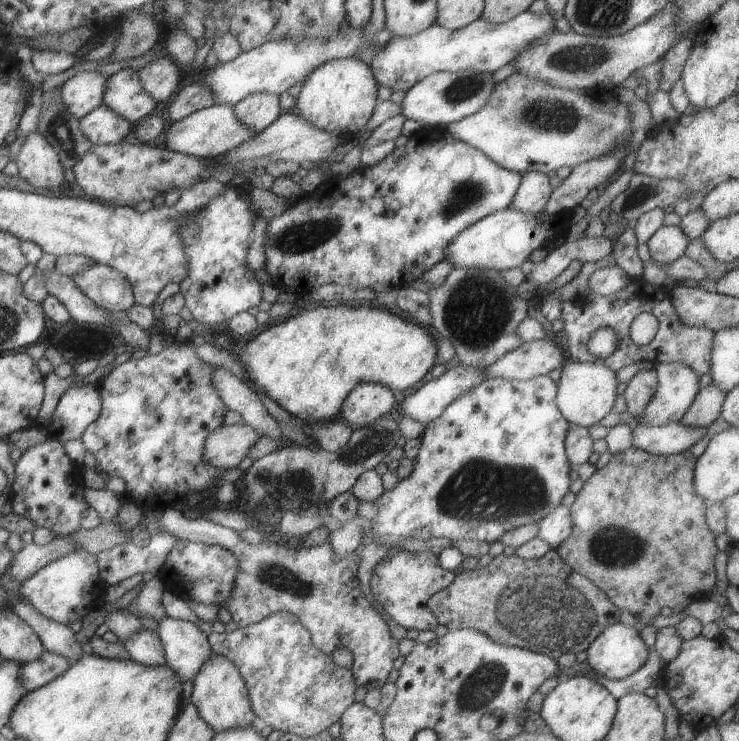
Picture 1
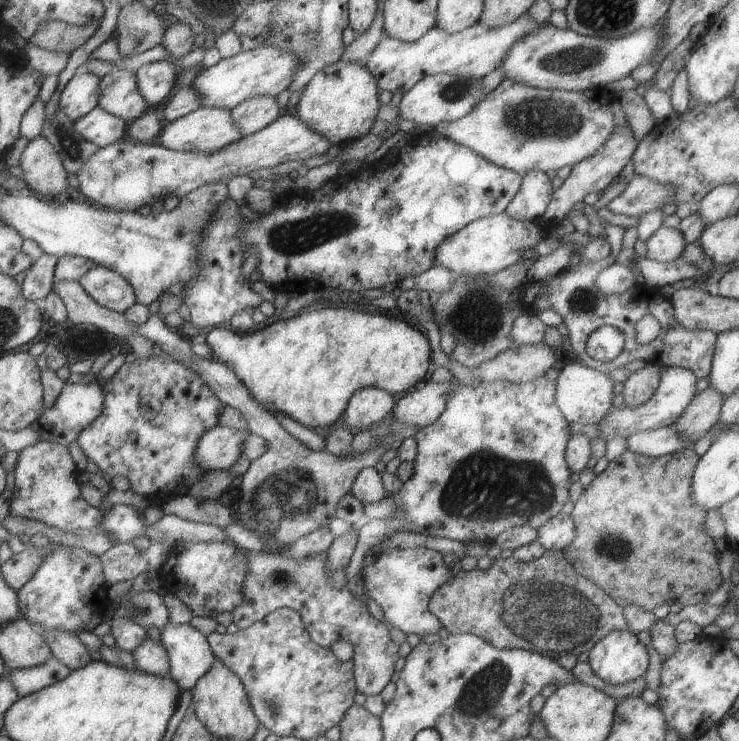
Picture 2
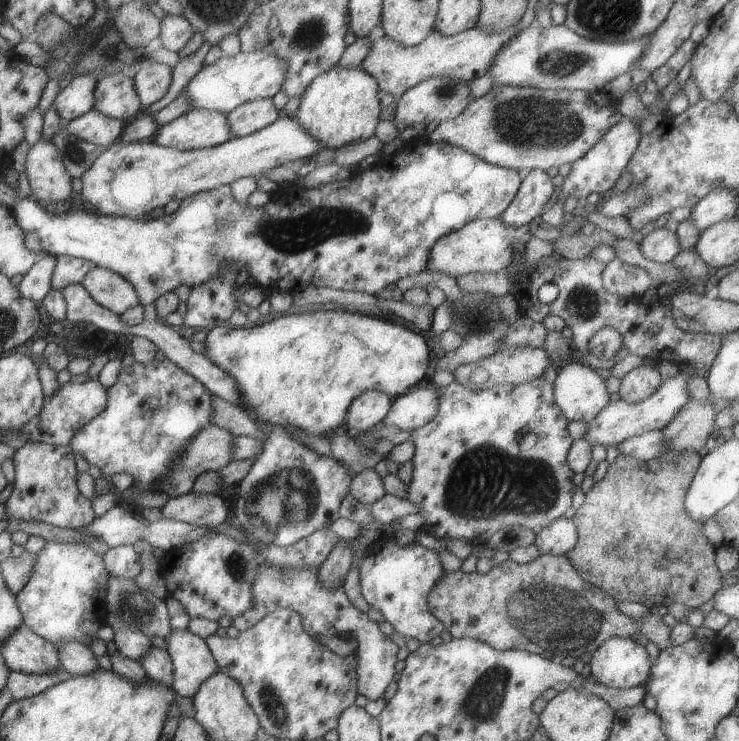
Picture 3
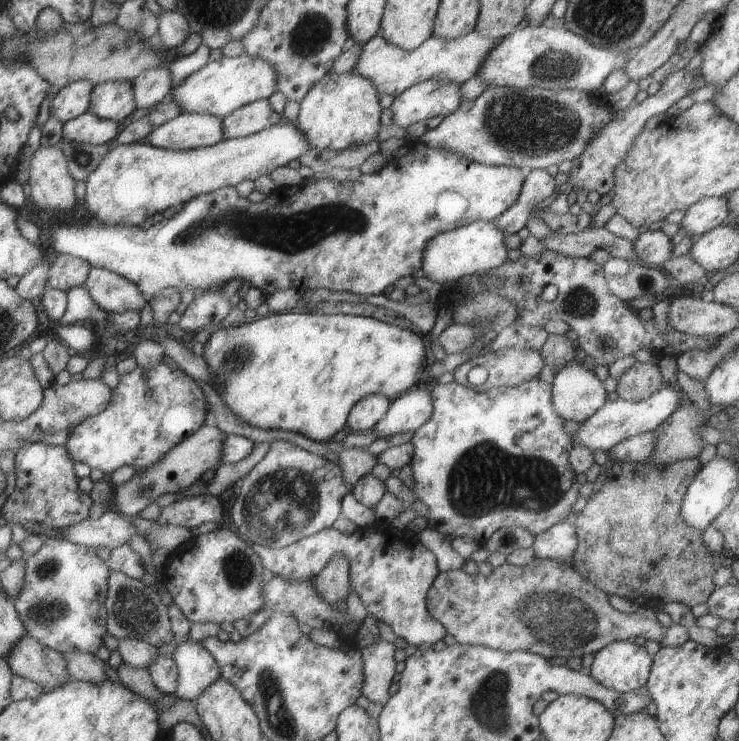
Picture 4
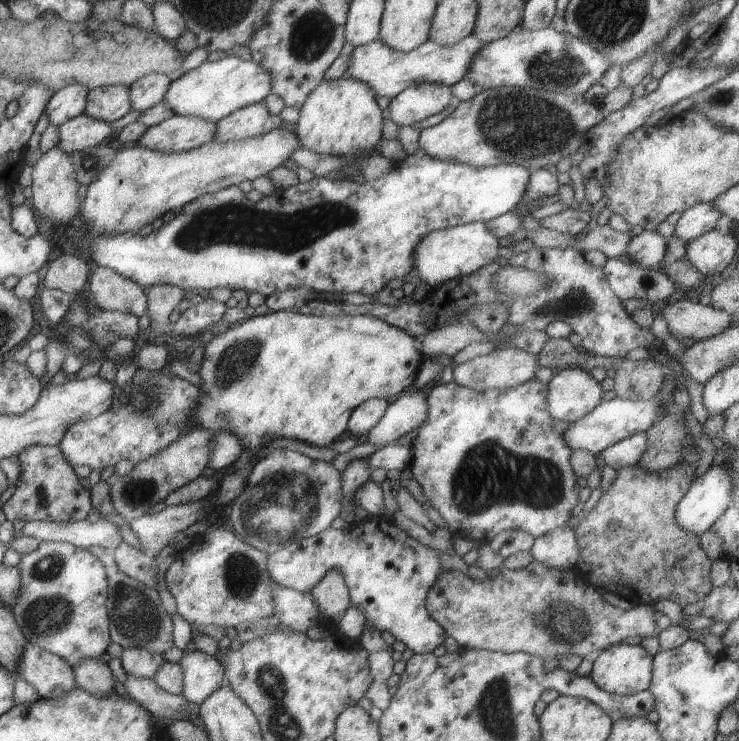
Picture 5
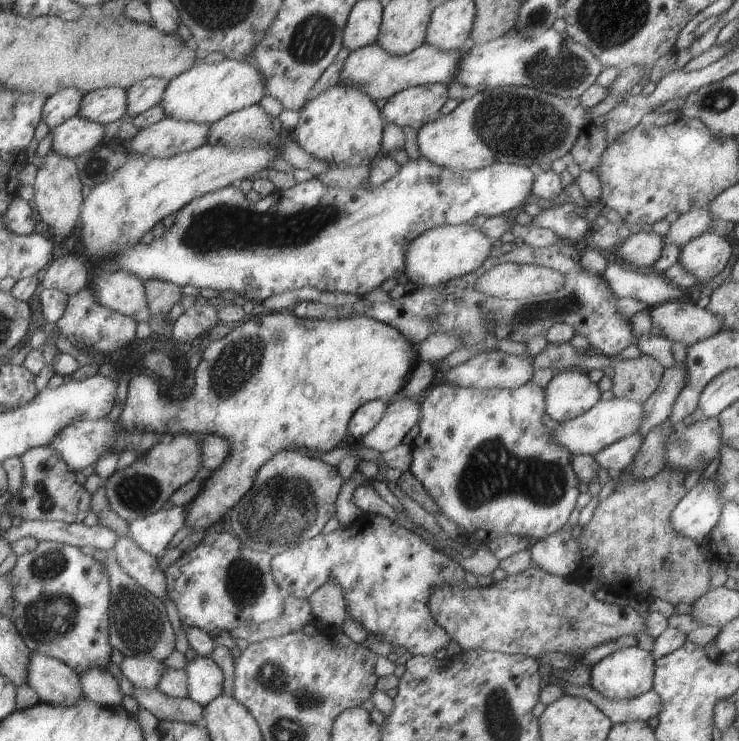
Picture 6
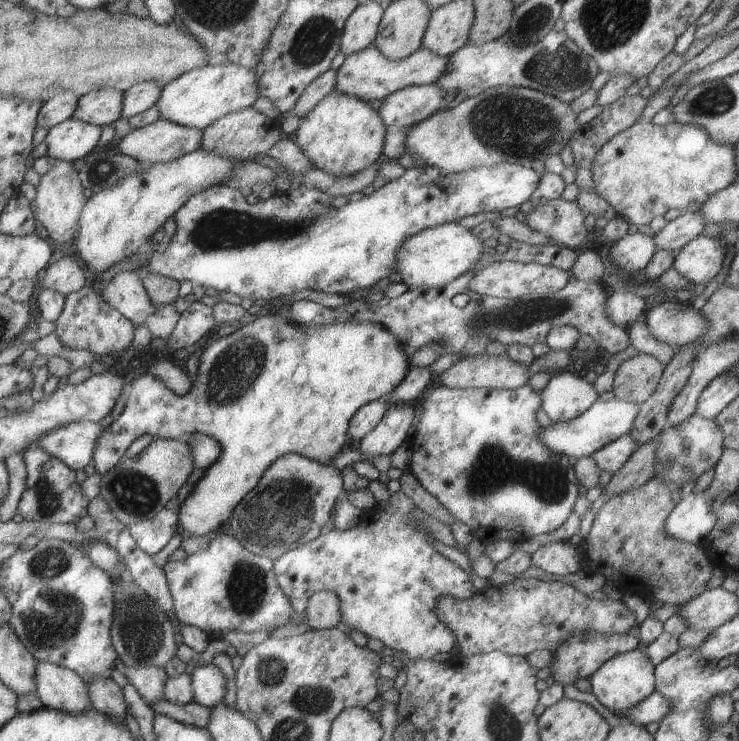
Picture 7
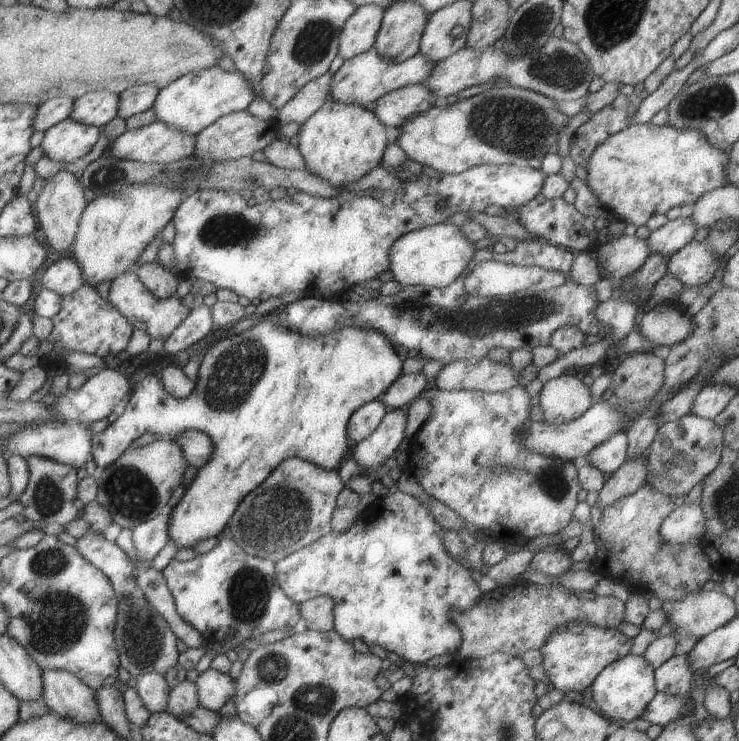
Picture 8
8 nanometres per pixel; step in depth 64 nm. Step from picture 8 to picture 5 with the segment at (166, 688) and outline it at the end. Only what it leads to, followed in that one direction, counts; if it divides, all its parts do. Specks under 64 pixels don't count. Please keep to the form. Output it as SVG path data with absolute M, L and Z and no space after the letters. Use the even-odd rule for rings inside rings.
M126 648L122 652L121 661L126 674L154 680L158 668L162 668L165 660L163 655L154 654L144 648Z

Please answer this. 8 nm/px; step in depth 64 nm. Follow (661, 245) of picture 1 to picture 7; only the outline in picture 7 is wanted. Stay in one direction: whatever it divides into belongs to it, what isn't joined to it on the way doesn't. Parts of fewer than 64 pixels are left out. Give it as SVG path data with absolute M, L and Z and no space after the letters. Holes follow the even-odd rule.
M637 232L628 233L624 238L614 242L609 254L617 266L617 272L620 273L622 269L625 273L630 274L646 268L656 250L653 236Z

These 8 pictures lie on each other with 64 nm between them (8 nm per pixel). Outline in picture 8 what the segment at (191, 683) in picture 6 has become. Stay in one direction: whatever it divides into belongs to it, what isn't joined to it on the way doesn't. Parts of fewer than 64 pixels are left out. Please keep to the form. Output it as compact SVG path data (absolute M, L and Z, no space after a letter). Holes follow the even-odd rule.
M209 668L199 674L195 685L200 705L212 712L223 712L222 706L235 698L236 682L229 674Z

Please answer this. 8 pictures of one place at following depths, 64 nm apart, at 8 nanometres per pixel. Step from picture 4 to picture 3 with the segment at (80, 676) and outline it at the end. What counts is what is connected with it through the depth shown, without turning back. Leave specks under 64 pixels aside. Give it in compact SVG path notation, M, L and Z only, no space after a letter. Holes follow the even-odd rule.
M66 640L60 648L57 648L60 664L71 676L86 676L94 670L98 670L98 658L90 647L76 642Z

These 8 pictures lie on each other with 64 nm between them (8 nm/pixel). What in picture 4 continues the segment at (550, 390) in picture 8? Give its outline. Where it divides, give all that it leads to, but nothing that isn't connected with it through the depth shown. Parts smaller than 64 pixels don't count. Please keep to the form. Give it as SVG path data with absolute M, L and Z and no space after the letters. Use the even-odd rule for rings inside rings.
M572 362L557 370L552 382L552 404L558 416L564 420L582 423L588 420L598 408L602 408L607 401L604 383L598 379L594 371L587 370L582 362Z

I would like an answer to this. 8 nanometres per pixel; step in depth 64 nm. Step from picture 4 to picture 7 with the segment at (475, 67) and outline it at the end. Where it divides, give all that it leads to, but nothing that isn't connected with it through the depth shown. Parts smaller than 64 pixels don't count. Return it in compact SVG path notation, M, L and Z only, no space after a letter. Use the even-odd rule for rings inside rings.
M375 44L368 46L360 52L347 56L341 67L336 72L335 91L338 94L356 96L360 100L372 102L372 100L383 100L389 94L407 86L418 86L432 84L446 72L449 56L438 56L426 48L403 58L402 60L388 60L386 56L376 48Z

